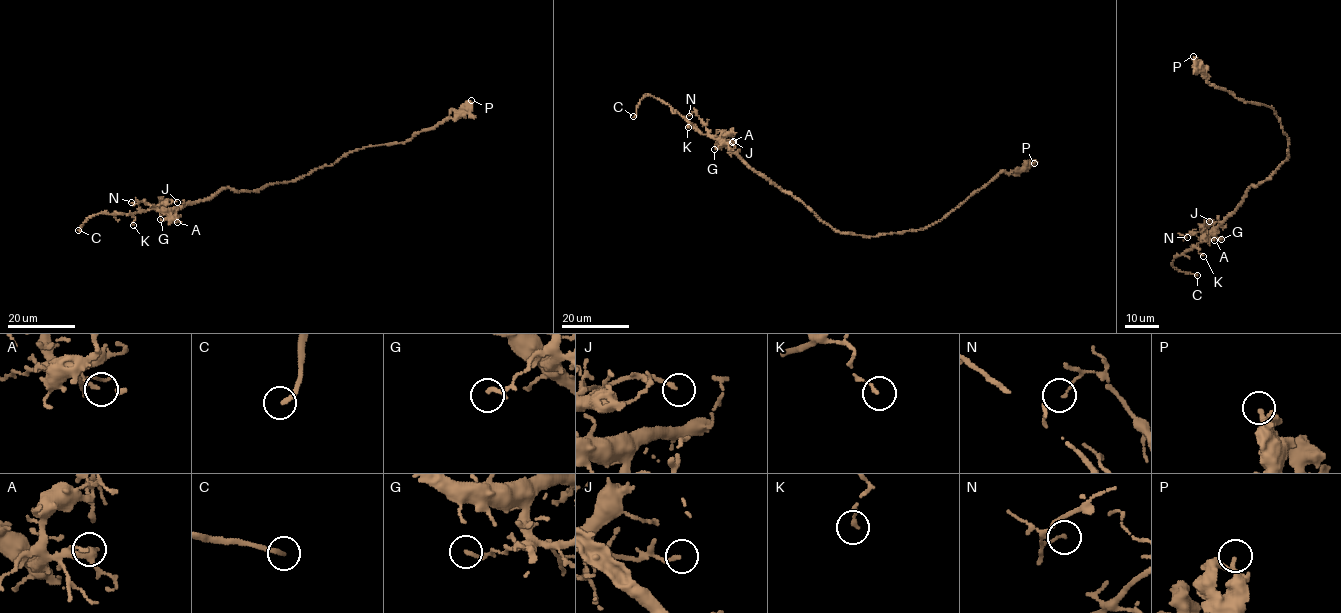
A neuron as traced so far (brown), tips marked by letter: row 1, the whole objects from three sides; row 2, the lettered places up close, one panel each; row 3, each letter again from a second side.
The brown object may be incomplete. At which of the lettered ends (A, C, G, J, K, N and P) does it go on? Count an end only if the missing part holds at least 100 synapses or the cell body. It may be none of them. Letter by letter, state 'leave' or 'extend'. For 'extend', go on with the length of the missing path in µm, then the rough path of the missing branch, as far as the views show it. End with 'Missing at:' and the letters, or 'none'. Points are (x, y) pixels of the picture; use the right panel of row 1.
A: leave
C: extend | 25 µm | (1197, 275), (1225, 279), (1242, 290)
G: leave
J: leave
K: leave
N: leave
P: leave
Missing at: C

